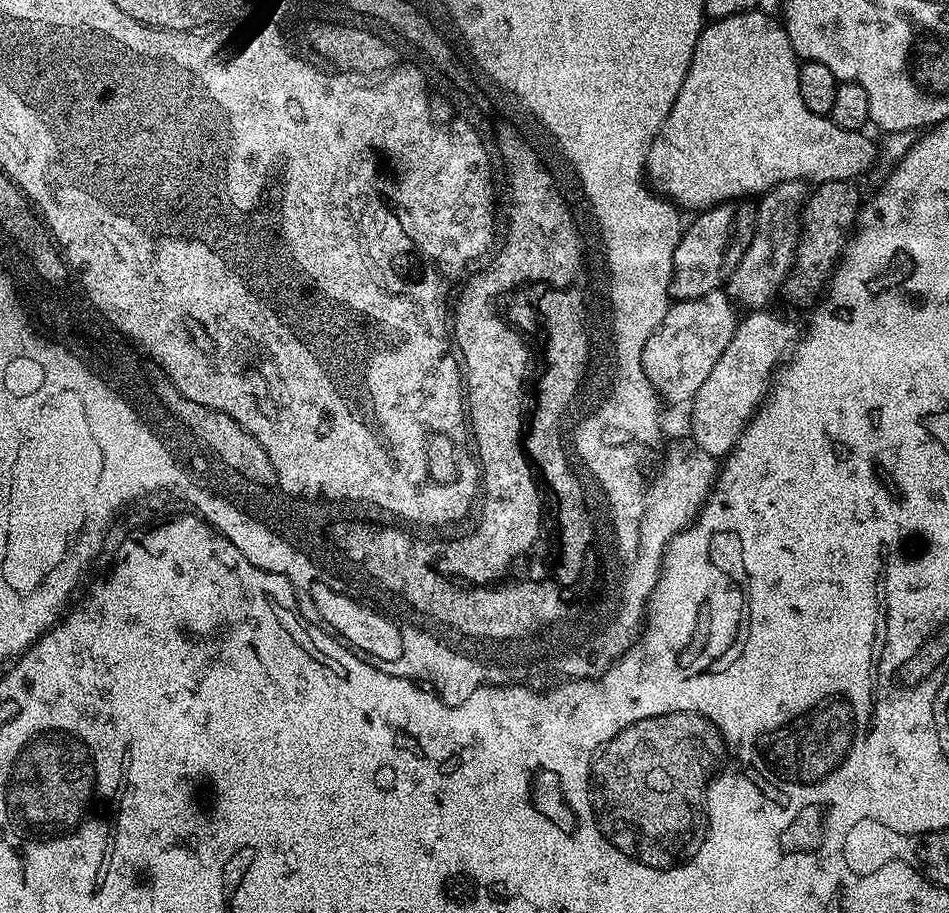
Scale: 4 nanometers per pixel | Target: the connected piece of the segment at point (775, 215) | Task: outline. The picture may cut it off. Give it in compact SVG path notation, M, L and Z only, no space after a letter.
M787 180L763 193L756 212L756 237L750 242L742 262L726 281L726 292L741 309L764 310L780 291L795 259L796 242L802 231L804 201L810 195L805 181Z

